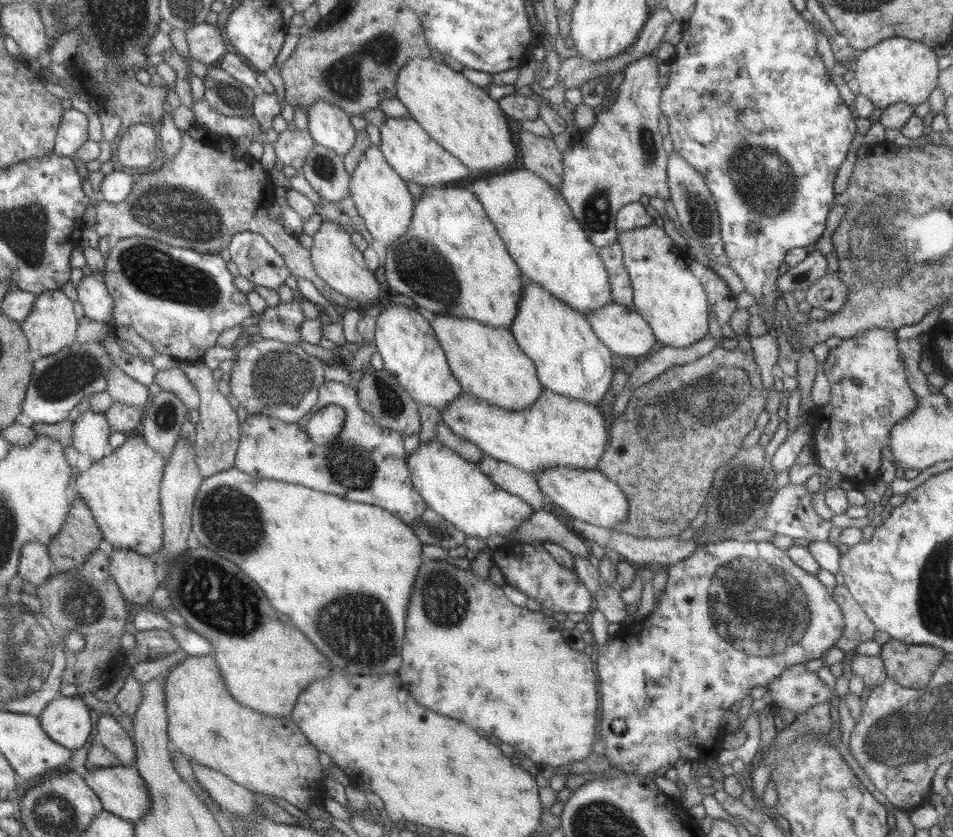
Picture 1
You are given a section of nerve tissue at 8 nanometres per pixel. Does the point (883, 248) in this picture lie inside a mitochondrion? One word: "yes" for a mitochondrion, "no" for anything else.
yes

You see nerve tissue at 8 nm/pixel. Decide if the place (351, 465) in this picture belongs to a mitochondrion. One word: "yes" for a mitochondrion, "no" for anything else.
yes

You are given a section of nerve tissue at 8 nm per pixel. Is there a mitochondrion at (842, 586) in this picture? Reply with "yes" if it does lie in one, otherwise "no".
no

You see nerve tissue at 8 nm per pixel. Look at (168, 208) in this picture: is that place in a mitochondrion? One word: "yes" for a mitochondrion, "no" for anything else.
yes

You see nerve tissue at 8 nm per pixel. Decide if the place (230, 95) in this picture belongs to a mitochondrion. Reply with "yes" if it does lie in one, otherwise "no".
yes

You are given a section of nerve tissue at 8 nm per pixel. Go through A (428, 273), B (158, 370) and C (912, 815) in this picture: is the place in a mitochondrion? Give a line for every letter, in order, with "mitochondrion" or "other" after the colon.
A: mitochondrion
B: other
C: other

